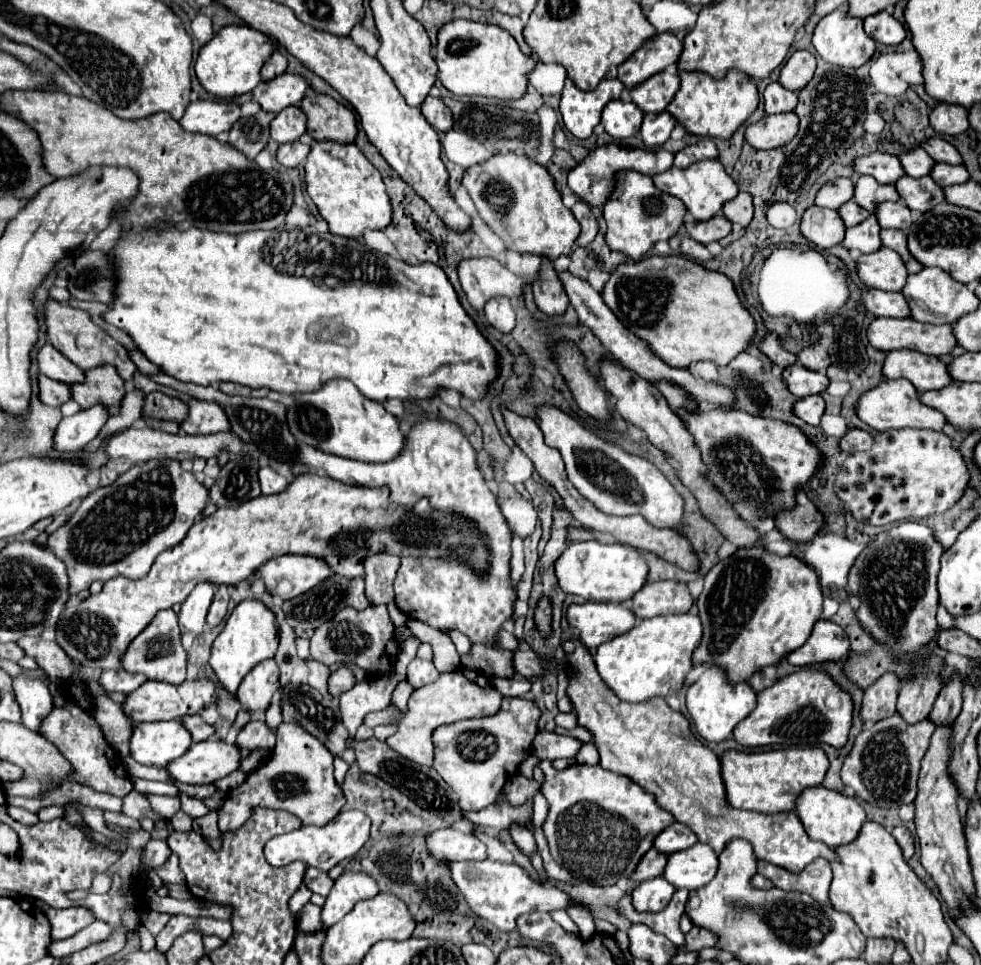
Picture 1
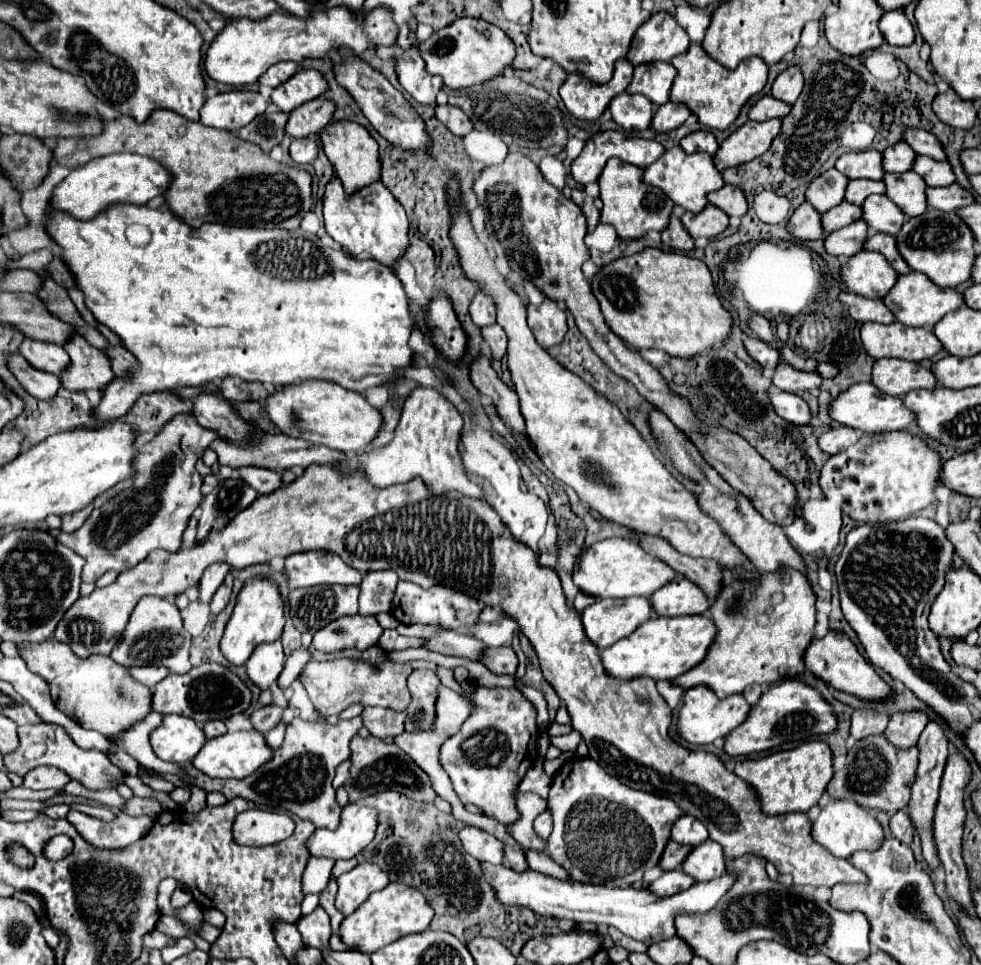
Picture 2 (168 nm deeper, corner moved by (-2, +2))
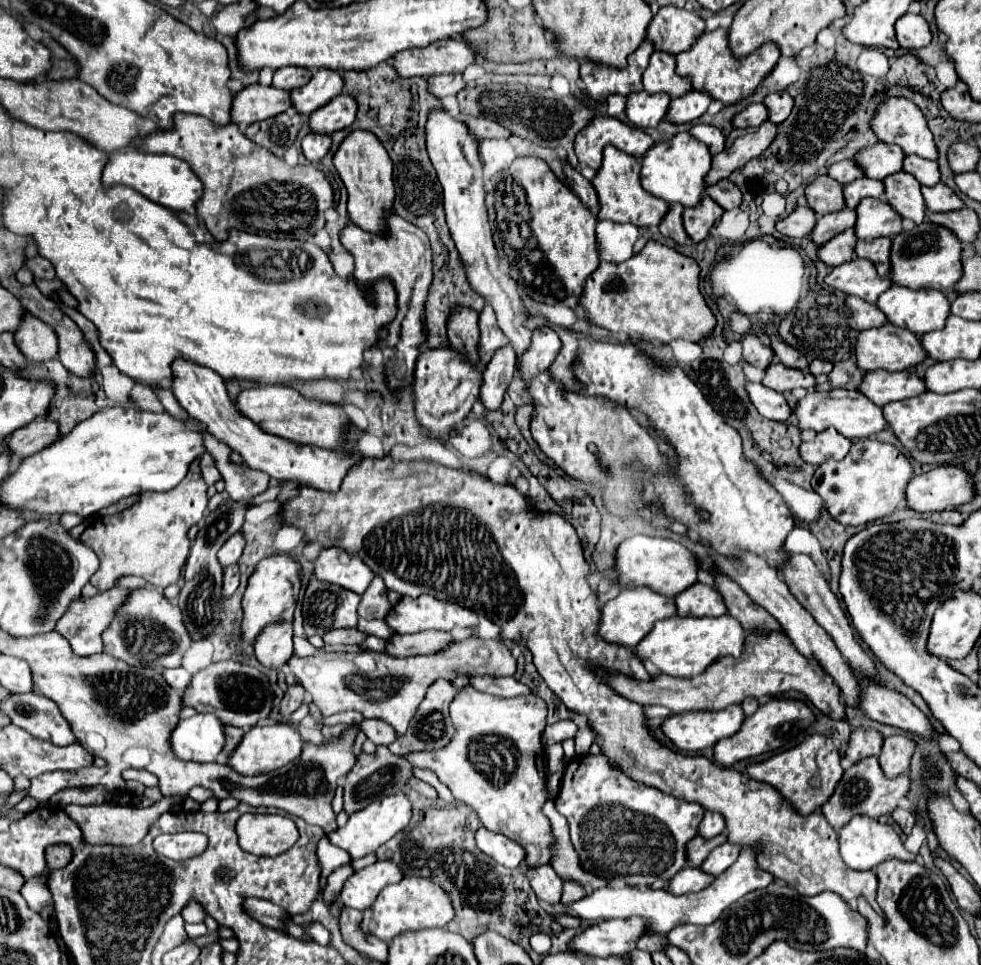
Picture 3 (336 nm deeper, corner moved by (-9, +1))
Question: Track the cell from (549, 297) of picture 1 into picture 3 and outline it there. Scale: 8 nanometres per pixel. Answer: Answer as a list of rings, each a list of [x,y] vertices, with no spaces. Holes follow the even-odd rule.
[[[541,327],[533,333],[531,345],[523,357],[517,357],[517,375],[527,385],[527,377],[537,377],[543,373],[543,369],[549,369],[549,365],[555,361],[555,355],[559,353],[561,341],[555,335],[555,331]]]

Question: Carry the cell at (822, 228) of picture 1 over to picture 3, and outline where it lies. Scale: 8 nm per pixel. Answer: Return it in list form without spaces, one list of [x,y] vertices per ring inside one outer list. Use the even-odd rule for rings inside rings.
[[[795,207],[795,211],[777,221],[775,229],[787,237],[807,237],[815,227],[815,213],[809,207]]]

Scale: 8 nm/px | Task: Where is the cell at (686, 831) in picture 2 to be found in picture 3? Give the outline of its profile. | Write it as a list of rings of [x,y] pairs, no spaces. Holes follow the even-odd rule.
[[[707,811],[701,825],[699,825],[699,835],[705,837],[705,839],[711,839],[715,835],[719,835],[721,831],[725,829],[725,821],[723,821],[723,815],[721,813],[711,813]]]

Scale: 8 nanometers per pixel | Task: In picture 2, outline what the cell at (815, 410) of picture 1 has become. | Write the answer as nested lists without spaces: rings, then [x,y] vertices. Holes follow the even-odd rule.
[[[776,392],[776,394],[770,394],[770,402],[772,402],[776,414],[780,414],[784,420],[788,420],[792,424],[806,426],[812,420],[812,412],[810,412],[808,402],[798,394]]]

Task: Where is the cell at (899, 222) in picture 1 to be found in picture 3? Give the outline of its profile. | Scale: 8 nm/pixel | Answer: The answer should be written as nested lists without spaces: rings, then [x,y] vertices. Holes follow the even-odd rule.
[[[867,197],[857,205],[857,221],[855,221],[855,237],[857,239],[877,239],[877,237],[895,237],[901,233],[901,217],[899,213],[885,201]]]

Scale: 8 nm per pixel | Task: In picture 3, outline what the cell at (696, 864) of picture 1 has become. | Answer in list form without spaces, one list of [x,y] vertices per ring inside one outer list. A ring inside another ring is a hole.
[[[723,843],[723,845],[715,847],[715,849],[709,853],[709,857],[703,861],[701,869],[703,869],[705,873],[717,877],[717,875],[721,875],[727,867],[731,867],[731,865],[737,861],[737,857],[739,857],[739,849],[737,849],[735,845],[731,845],[731,843]]]

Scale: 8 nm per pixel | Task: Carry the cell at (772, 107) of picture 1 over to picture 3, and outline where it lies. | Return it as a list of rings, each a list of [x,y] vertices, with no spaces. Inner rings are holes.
[[[751,103],[747,109],[737,113],[731,123],[735,129],[747,129],[747,127],[759,127],[763,121],[767,121],[767,109],[763,103]]]

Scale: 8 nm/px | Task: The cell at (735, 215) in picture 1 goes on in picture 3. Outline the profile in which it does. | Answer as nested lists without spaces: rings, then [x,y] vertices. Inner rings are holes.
[[[723,179],[711,187],[707,187],[707,195],[713,197],[723,209],[735,209],[741,205],[741,191],[729,179]]]

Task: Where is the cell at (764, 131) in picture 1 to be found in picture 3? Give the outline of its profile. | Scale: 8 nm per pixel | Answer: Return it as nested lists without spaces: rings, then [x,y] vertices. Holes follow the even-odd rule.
[[[769,121],[759,125],[757,129],[741,135],[741,137],[733,129],[727,135],[725,149],[713,157],[711,169],[707,173],[707,185],[715,185],[719,179],[725,179],[733,171],[741,169],[753,157],[759,157],[771,145],[775,135],[777,135],[777,127]]]

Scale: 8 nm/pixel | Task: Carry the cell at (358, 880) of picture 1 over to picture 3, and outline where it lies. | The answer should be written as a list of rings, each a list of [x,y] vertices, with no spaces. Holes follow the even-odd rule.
[[[377,861],[373,865],[363,867],[361,871],[355,871],[341,889],[341,901],[347,907],[365,911],[369,905],[373,905],[377,893],[391,885],[399,883],[403,879],[403,873],[393,861]]]

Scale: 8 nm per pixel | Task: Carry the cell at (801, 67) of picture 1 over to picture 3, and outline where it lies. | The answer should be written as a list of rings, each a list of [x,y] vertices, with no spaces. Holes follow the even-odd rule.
[[[787,91],[775,93],[775,95],[767,95],[767,97],[763,99],[763,105],[767,105],[767,113],[769,113],[767,119],[769,119],[773,125],[779,125],[779,123],[785,121],[787,115],[791,113],[791,109],[793,109],[793,97],[791,97]]]

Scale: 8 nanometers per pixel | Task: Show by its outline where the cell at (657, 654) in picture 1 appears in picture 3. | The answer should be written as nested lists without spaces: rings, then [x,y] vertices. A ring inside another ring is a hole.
[[[731,615],[721,617],[671,617],[657,621],[653,631],[637,645],[639,659],[649,659],[661,673],[675,677],[693,677],[705,671],[713,661],[731,655],[739,657],[745,643],[745,631]]]

